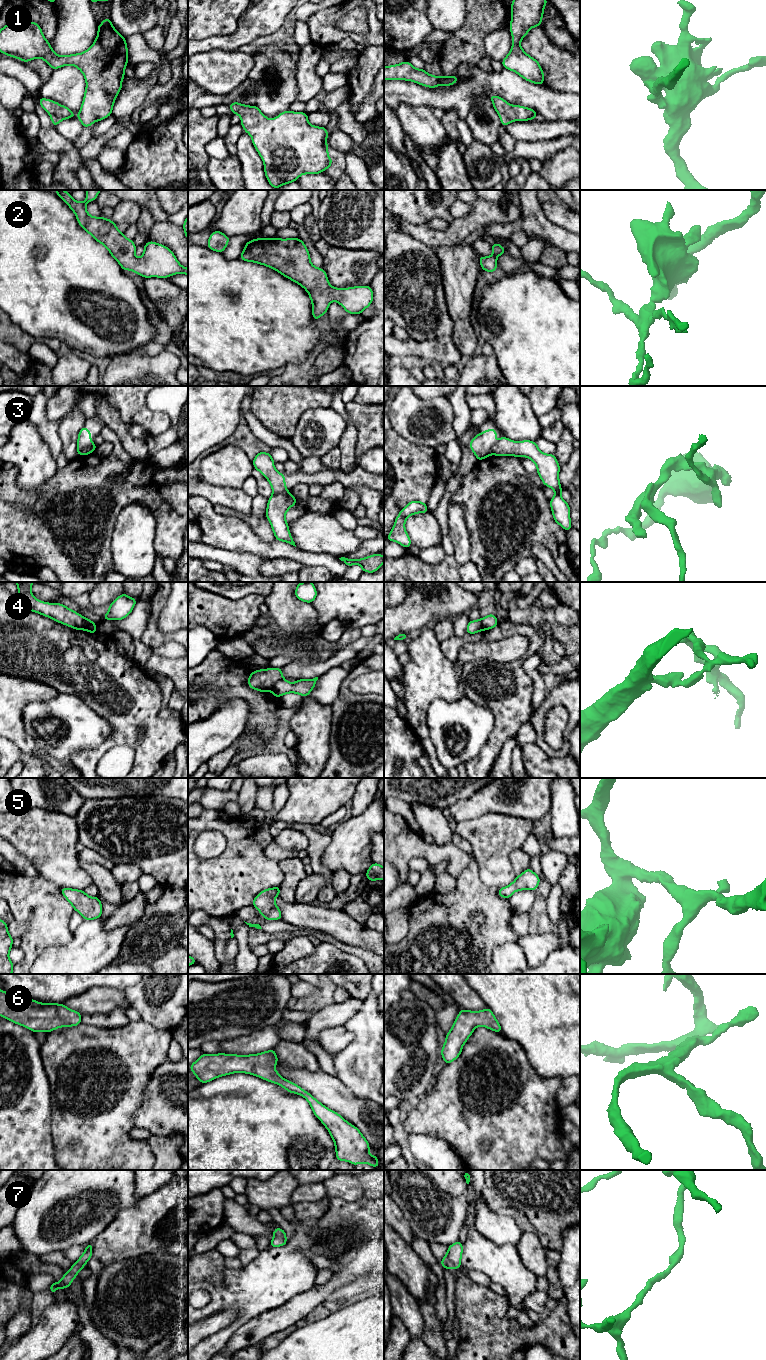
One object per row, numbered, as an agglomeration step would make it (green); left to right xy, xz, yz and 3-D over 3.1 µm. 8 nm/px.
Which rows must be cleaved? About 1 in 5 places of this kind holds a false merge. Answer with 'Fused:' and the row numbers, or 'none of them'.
Fused: 3, 4

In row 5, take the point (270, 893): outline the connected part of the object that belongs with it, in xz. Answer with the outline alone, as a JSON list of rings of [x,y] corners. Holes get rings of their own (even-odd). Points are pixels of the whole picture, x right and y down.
[[[280,886],[261,891],[254,898],[252,906],[257,908],[266,920],[280,920],[282,916],[281,910],[275,904],[276,896],[280,896]]]

